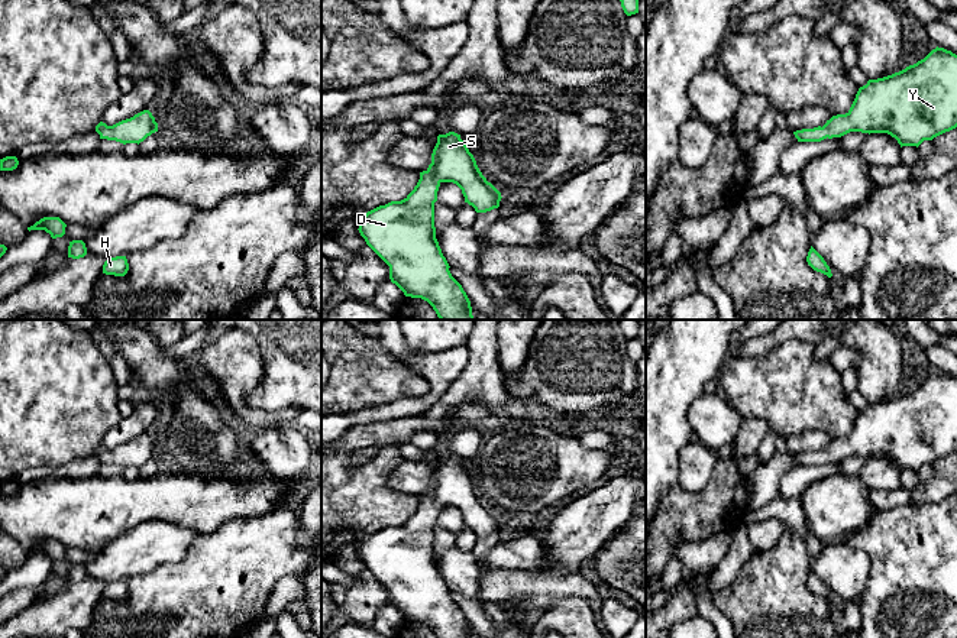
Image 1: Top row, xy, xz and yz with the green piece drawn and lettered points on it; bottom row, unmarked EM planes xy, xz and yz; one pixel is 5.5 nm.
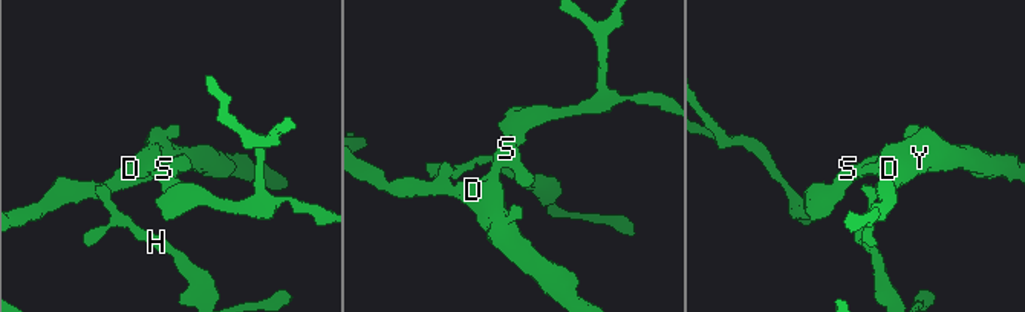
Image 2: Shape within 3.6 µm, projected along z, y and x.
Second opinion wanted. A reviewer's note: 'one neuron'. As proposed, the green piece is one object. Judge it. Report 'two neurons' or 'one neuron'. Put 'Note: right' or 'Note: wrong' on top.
Note: right
one neuron

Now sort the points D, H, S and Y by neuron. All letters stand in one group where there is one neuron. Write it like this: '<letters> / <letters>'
D H S Y

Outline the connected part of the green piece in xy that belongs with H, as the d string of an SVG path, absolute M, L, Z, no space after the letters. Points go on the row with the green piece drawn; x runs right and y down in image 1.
M126 256L109 258L103 265L103 273L125 276L129 271L129 263Z

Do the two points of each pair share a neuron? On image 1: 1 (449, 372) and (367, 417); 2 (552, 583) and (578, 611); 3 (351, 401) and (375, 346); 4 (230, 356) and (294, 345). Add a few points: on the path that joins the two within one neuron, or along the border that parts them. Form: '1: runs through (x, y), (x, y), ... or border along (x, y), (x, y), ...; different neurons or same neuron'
1: runs through (433, 394), (423, 404), (388, 413); same neuron
2: border along (561, 596), (582, 596), (587, 601); different neurons
3: runs through (368, 394), (377, 392), (390, 379), (387, 363); same neuron
4: border along (251, 334), (261, 350), (264, 366), (259, 384); different neurons

